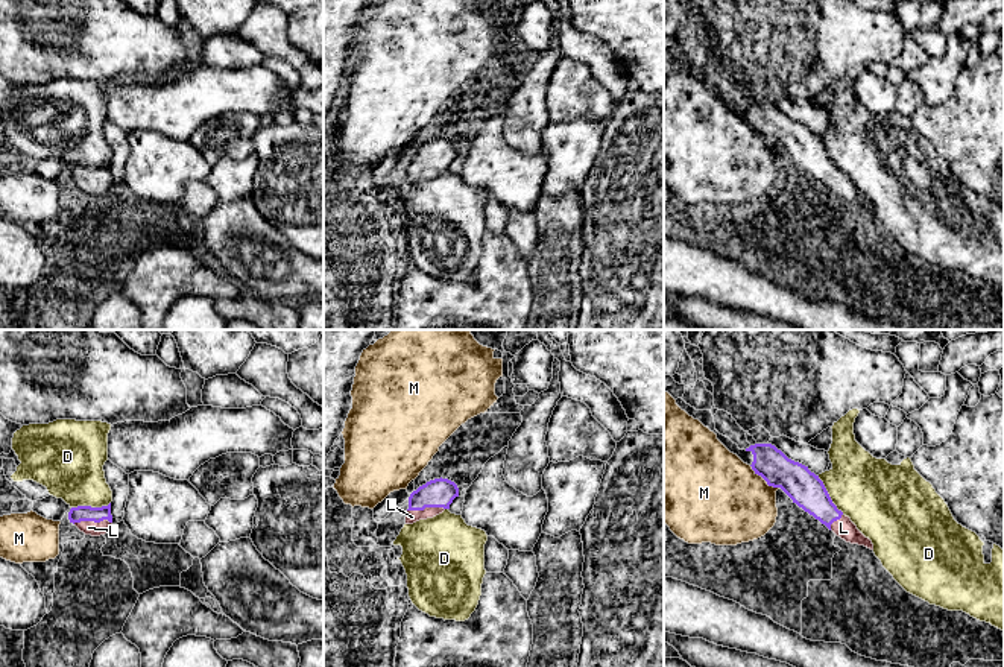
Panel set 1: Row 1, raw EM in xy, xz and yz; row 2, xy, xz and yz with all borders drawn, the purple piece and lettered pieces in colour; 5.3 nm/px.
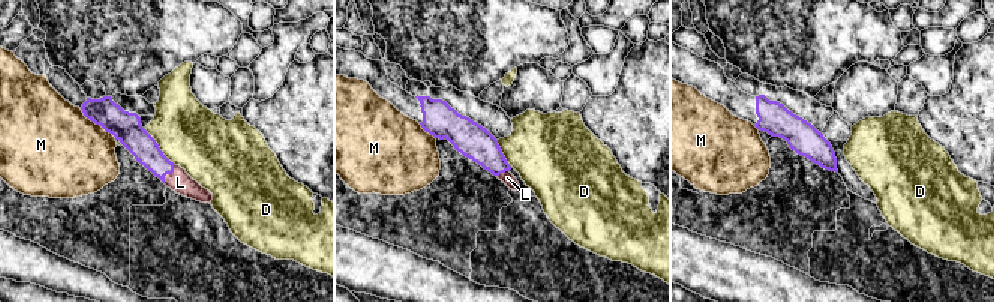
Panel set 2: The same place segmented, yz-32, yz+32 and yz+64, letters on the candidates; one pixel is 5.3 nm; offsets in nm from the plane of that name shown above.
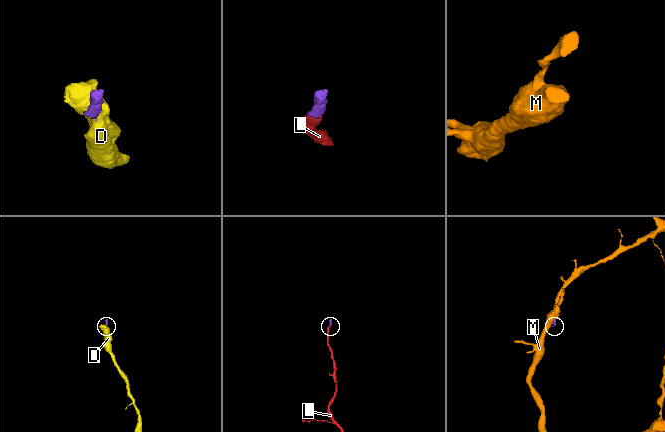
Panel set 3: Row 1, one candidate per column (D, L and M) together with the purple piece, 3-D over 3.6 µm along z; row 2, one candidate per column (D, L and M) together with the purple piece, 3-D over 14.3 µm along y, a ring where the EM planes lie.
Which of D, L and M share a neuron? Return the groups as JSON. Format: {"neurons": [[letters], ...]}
{"neurons": [["D"], ["L"], ["M"]]}

